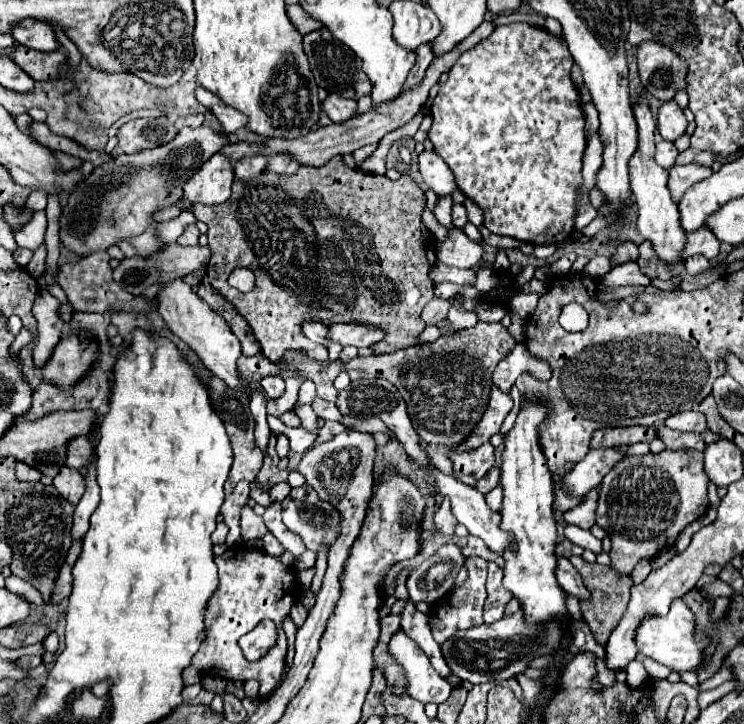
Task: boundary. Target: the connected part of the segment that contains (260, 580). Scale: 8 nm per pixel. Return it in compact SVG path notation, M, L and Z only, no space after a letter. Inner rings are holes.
M231 547L221 557L215 557L219 567L219 589L207 605L205 613L205 629L207 639L201 643L197 655L193 657L193 667L201 671L201 675L217 675L231 681L249 681L257 679L261 683L259 695L265 697L279 681L285 665L287 653L287 637L283 631L283 619L289 615L295 603L295 587L299 587L295 579L295 569L281 563L281 557L273 557L259 547ZM271 619L277 625L277 645L257 663L249 663L243 657L239 647L239 637L249 633L259 621Z

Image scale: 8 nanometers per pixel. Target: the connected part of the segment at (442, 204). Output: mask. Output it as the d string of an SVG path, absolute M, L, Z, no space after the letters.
M443 195L443 197L437 197L435 209L433 209L435 219L437 219L441 225L445 225L447 229L453 227L453 223L451 223L451 203L453 203L451 197L449 197L449 195Z

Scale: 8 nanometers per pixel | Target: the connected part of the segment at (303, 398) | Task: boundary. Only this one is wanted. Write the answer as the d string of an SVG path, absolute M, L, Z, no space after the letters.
M305 381L299 389L299 403L305 405L305 403L311 403L315 399L315 385L313 381Z

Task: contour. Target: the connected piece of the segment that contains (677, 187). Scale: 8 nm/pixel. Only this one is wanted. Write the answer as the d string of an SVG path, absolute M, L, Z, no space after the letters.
M695 163L671 167L671 169L669 169L669 191L671 191L671 195L673 195L673 201L679 203L679 199L683 197L683 193L685 193L691 185L703 181L703 179L709 177L711 173L713 173L713 171L711 171L709 167L701 167L701 165L695 165Z

